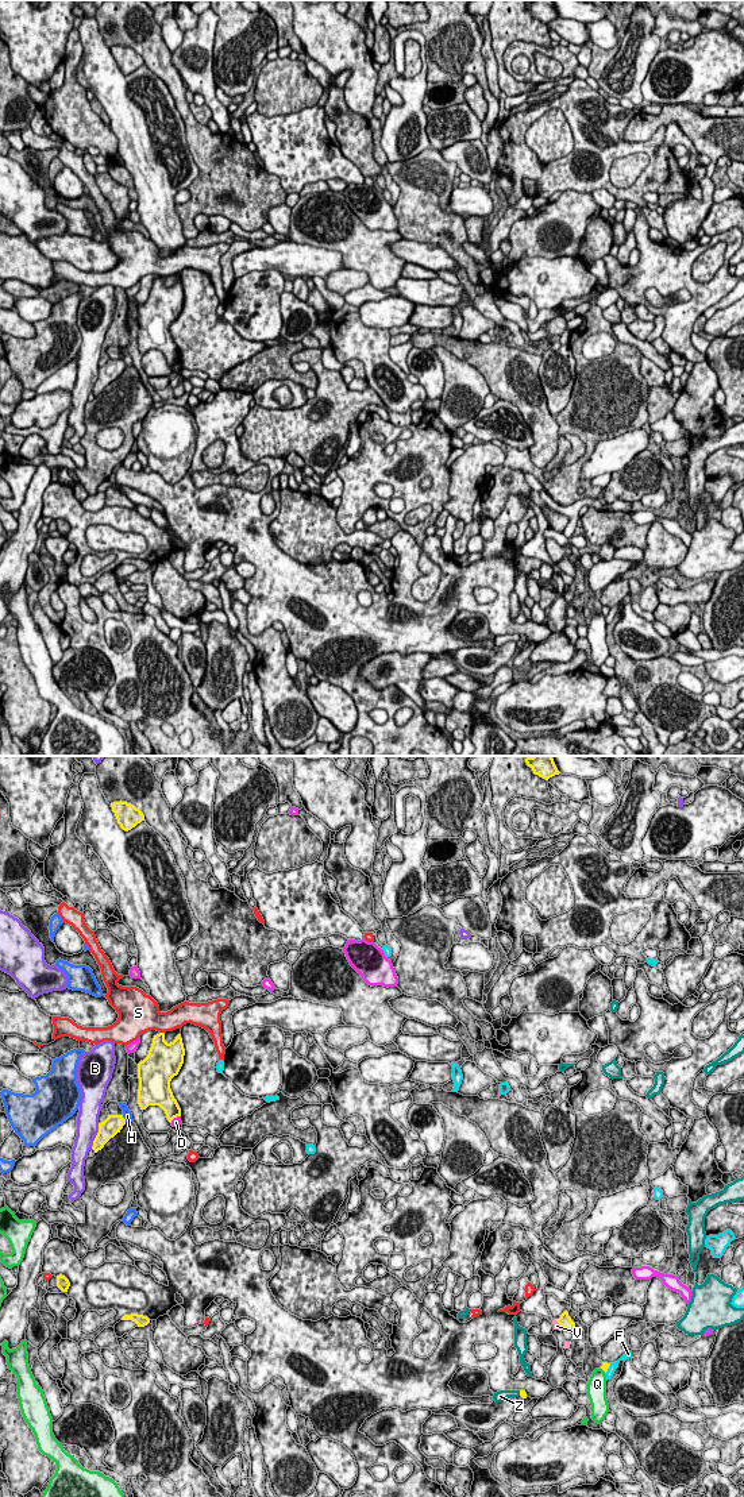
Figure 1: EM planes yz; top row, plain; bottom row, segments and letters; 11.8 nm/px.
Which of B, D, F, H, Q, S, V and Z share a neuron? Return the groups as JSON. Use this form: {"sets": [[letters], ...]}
{"sets": [["B"], ["D"], ["F"], ["H"], ["Q"], ["S"], ["V"], ["Z"]]}

